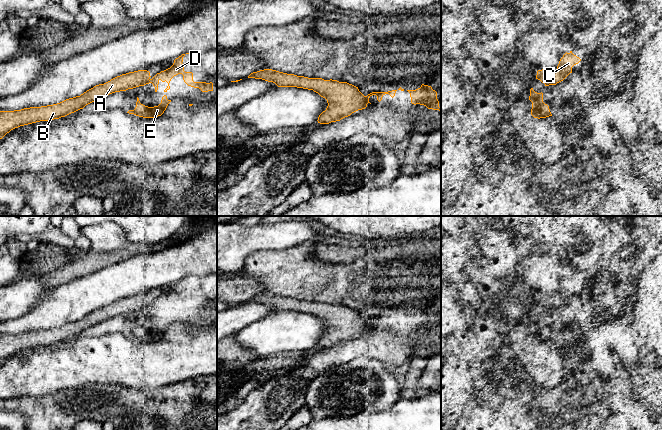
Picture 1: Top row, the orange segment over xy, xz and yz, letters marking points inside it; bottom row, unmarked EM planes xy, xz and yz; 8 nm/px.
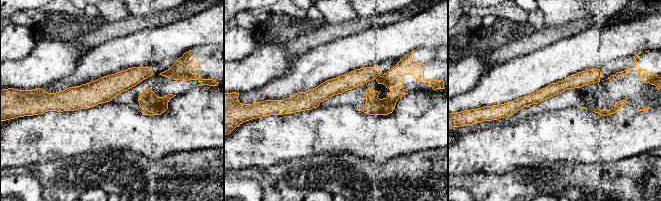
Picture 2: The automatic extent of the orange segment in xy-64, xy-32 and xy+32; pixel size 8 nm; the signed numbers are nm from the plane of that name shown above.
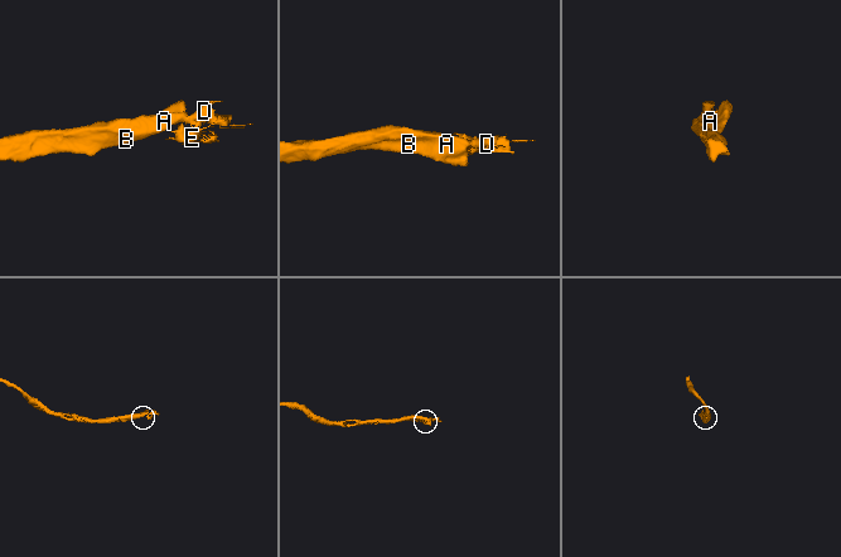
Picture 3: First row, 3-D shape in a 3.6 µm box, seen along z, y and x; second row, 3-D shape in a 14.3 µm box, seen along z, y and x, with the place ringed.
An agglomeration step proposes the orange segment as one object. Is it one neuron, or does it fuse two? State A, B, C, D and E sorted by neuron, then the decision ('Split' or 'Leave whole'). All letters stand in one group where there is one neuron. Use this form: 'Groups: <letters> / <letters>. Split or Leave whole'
Groups: A B C / D E. Split

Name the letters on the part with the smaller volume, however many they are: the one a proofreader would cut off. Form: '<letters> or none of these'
D, E

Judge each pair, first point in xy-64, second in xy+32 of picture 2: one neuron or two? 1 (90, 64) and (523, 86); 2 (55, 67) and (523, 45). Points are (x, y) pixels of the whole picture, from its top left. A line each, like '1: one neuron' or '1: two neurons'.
1: one neuron
2: two neurons

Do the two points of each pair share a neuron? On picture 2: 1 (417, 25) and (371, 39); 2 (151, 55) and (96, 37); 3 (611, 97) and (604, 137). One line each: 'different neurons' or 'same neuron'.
1: same neuron
2: different neurons
3: different neurons

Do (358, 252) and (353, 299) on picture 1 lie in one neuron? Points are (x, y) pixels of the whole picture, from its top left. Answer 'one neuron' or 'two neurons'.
two neurons

